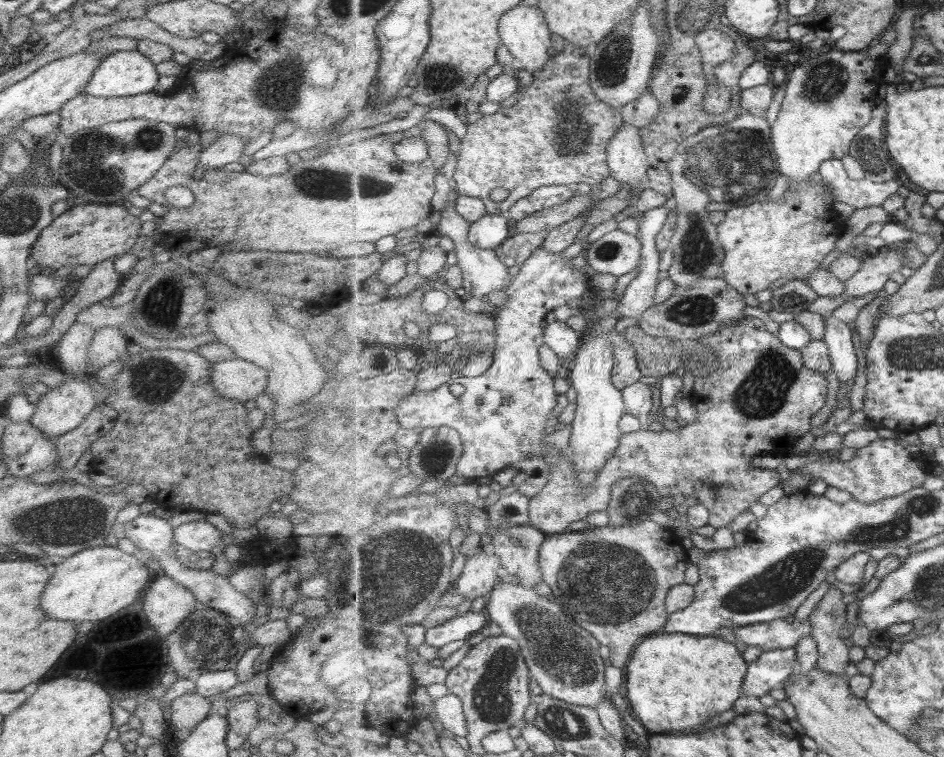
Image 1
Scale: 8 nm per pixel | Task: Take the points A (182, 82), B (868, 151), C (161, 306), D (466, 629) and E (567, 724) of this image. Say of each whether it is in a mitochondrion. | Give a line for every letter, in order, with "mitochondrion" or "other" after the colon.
A: other
B: mitochondrion
C: mitochondrion
D: other
E: mitochondrion

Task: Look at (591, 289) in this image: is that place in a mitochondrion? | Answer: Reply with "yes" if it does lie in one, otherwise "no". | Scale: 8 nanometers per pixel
no

